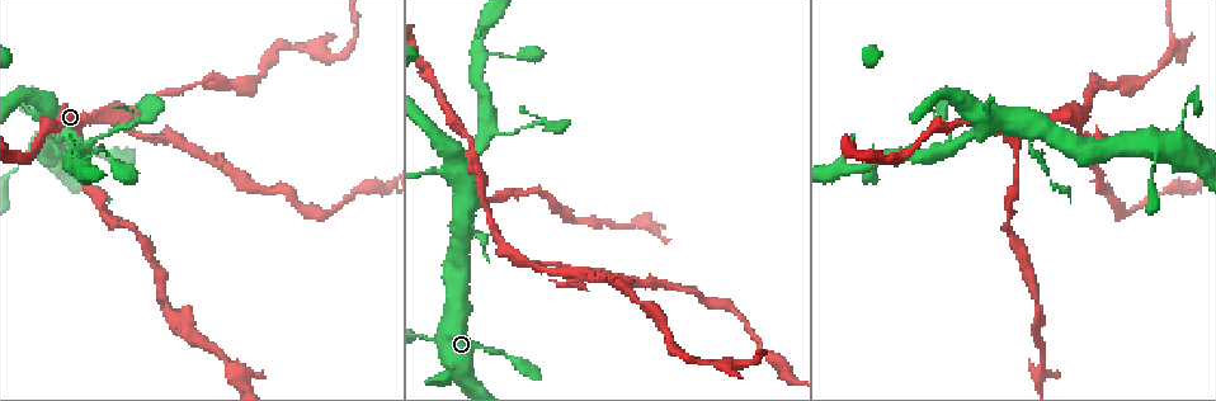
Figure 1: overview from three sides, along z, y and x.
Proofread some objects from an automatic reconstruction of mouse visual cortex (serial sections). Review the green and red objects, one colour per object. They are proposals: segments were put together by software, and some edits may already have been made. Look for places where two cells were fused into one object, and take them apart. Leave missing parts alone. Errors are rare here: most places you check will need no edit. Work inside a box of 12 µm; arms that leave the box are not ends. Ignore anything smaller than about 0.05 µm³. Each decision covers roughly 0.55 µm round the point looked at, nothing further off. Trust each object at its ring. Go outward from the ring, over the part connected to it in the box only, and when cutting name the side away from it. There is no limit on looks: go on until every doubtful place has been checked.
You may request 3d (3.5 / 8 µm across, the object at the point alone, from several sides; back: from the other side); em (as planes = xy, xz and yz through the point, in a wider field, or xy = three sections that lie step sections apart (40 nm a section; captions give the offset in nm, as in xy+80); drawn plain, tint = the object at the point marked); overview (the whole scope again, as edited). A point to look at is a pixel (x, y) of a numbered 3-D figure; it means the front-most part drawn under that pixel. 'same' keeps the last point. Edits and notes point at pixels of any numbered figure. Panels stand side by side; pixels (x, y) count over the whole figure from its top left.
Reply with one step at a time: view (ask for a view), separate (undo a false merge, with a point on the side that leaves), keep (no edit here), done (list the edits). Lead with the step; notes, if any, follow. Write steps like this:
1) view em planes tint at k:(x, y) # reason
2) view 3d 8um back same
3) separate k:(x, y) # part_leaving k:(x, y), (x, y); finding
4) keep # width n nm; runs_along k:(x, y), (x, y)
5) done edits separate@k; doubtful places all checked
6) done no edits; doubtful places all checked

view 3d 3.5um at 1:(1032, 134) # sudden change in width

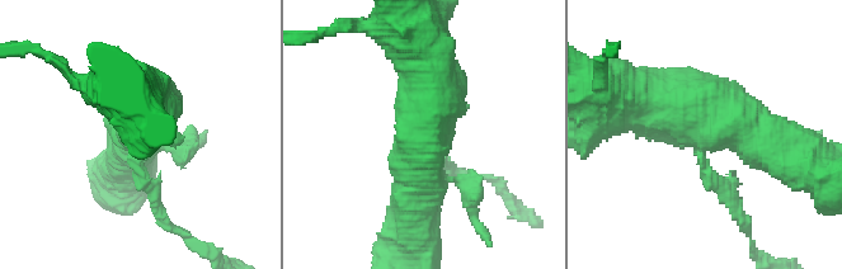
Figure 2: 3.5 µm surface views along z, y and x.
view em planes plain at 2:(701, 133)

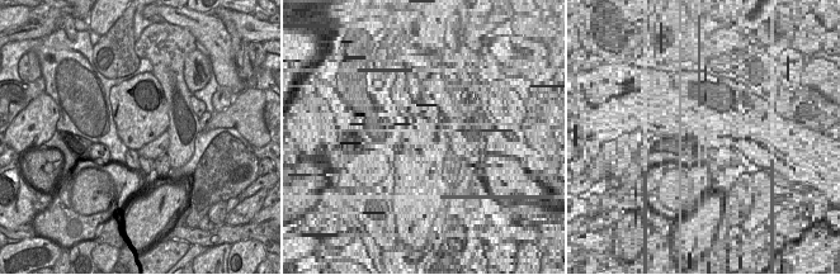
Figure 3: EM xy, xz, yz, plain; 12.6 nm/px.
view em planes tint same

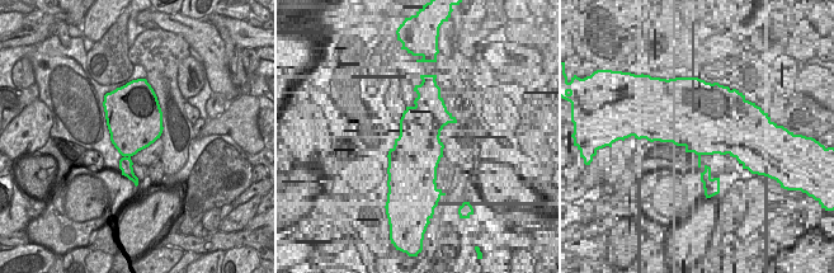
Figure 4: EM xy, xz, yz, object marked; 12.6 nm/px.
separate 2:(733, 180) # part_leaving 2:(699, 152), (734, 199), (751, 241); a second cell is stuck on

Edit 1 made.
view 3d 3.5um at 1:(1077, 115) # calibre changes

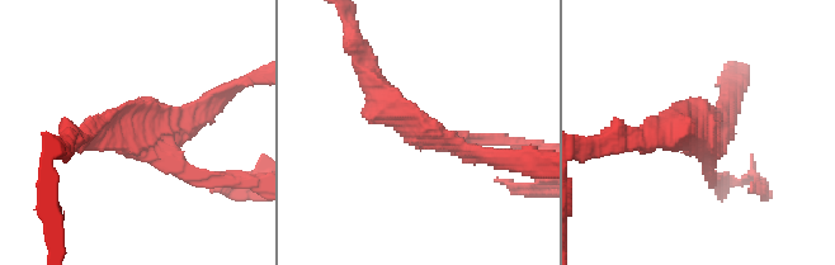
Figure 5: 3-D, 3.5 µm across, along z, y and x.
view em planes tint at 5:(415, 133) # arms 3; arm_widths 150, 200, 200 nm

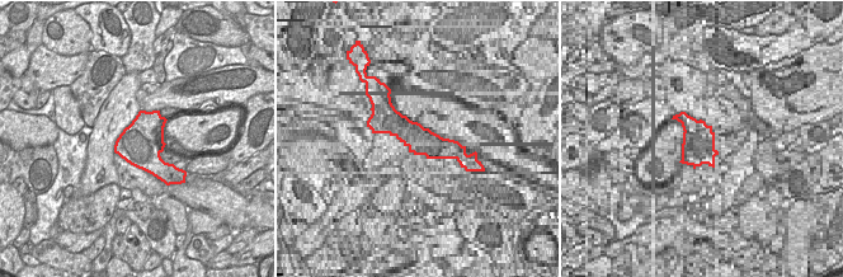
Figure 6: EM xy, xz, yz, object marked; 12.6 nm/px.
keep # runs_along 5:(366, 74), (420, 135), (490, 138); continuous, no second cell

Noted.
view 3d 3.5um at 1:(232, 173)

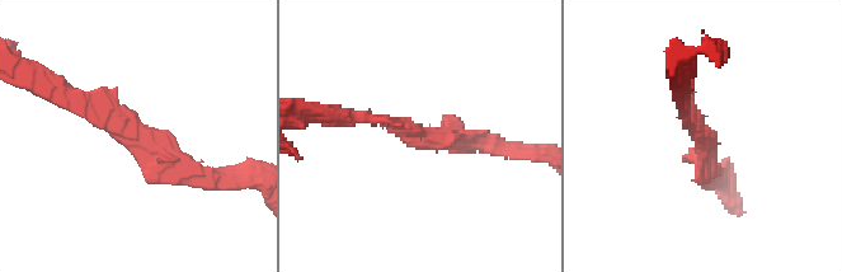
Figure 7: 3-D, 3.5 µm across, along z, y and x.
view em xy step 5 tint at 7:(127, 134)

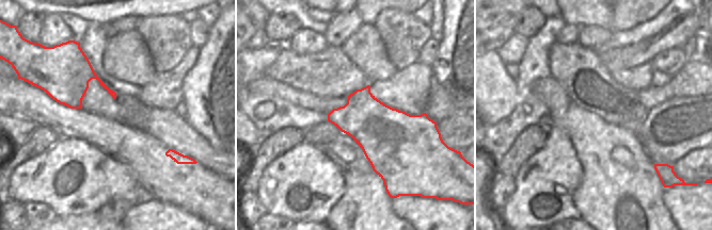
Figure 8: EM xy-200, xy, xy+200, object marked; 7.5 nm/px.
view em xy step 1 tint same

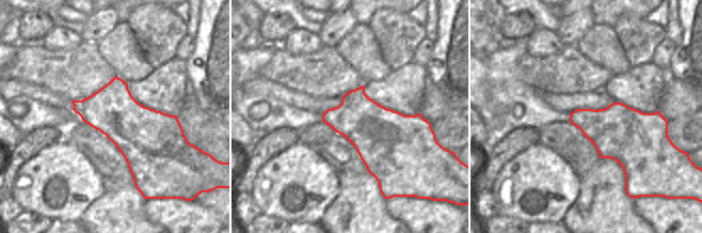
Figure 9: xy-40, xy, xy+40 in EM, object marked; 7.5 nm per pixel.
keep # one cell here

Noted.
done edits separate@2; doubtful places all checked

